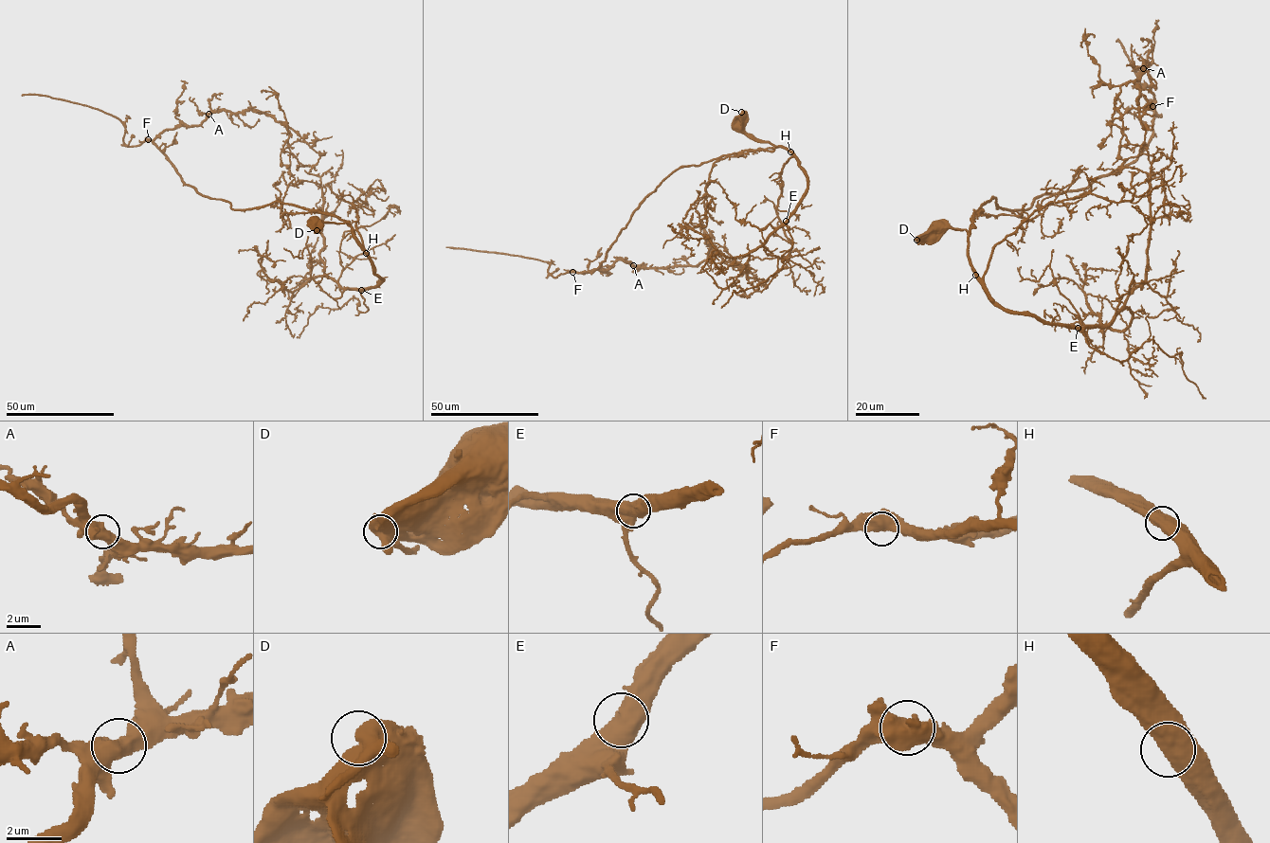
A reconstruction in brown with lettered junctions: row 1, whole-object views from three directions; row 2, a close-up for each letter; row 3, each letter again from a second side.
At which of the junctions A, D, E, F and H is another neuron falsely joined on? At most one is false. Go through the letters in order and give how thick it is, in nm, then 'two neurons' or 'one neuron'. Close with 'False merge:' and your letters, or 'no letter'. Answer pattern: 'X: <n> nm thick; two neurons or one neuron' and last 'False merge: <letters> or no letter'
A: 600 nm thick; one neuron
D: 600 nm thick; one neuron
E: 600 nm thick; one neuron
F: 650 nm thick; one neuron
H: 700 nm thick; one neuron
False merge: no letter

